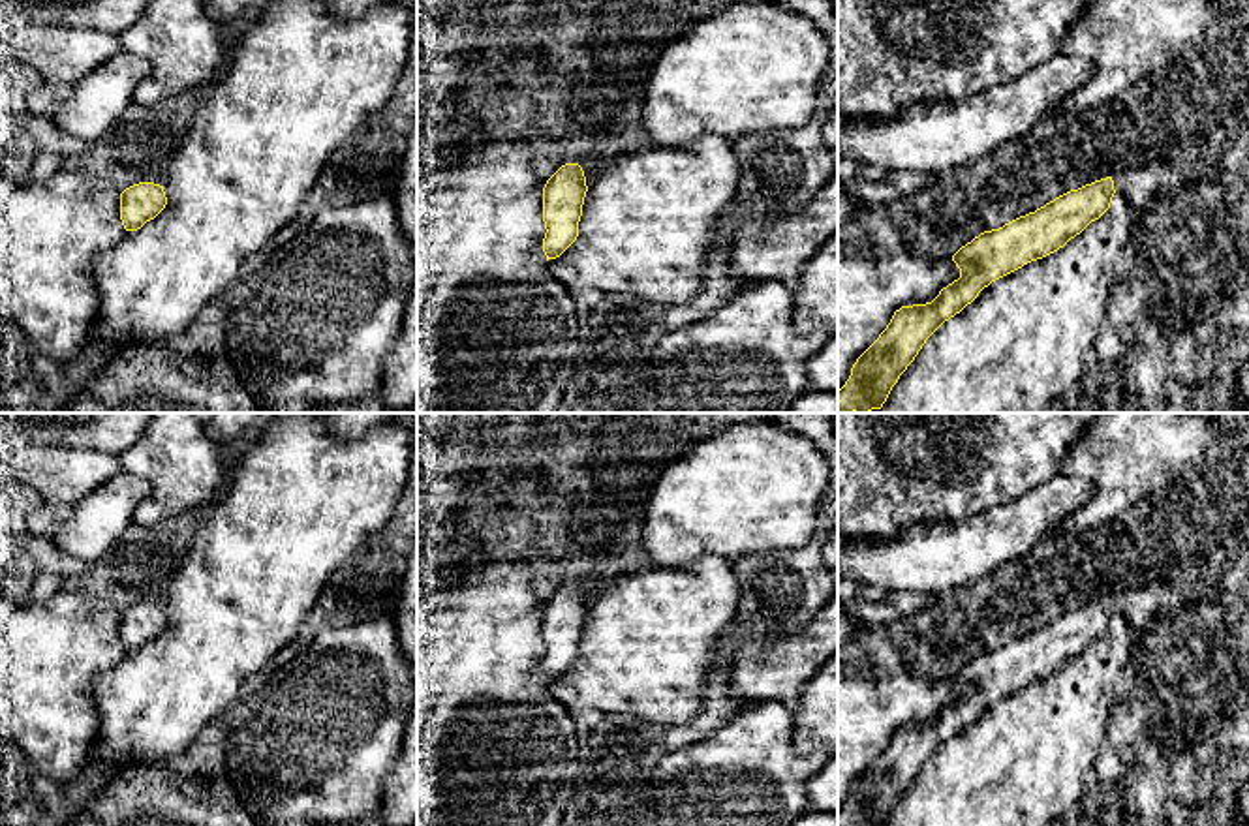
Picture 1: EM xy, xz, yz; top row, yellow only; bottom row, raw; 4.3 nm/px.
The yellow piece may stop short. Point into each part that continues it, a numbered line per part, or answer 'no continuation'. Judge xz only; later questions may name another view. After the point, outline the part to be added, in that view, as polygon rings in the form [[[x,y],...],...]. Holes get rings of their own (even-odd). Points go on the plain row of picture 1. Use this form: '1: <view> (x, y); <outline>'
no continuation

